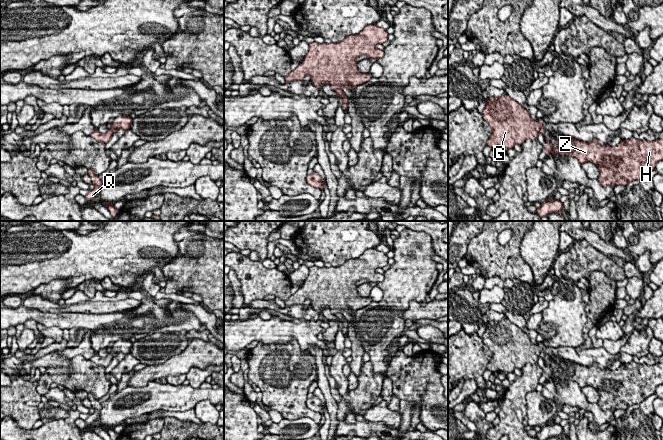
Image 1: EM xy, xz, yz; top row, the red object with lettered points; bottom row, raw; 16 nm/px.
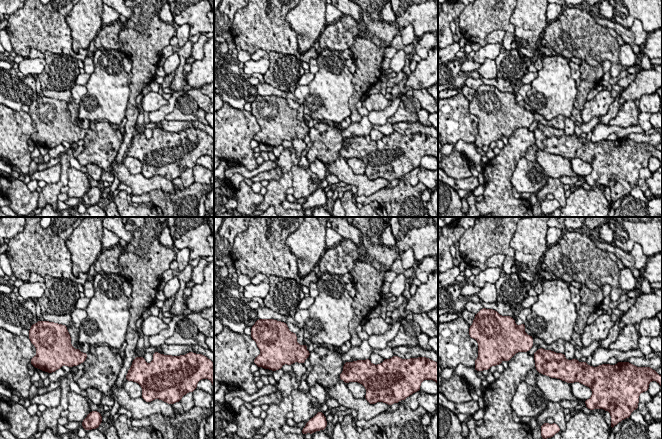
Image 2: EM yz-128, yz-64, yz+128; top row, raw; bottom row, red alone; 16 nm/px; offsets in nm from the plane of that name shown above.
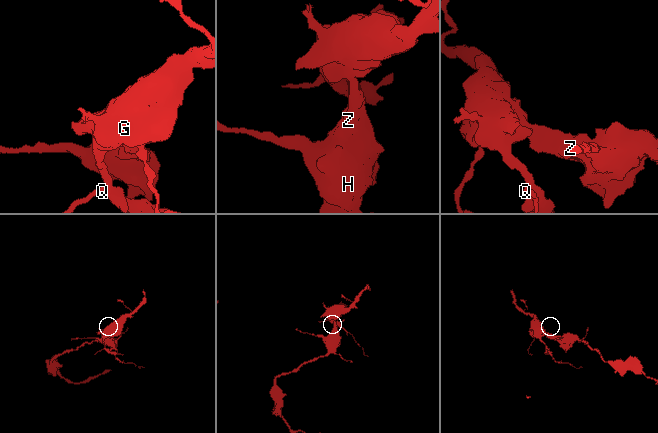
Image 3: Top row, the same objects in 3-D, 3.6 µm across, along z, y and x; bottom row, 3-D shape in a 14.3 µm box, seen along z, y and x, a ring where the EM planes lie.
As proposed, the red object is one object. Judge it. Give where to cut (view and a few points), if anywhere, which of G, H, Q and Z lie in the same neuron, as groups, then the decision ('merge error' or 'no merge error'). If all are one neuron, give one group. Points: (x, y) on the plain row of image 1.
cut xz (340, 312), (335, 314); groups G Q / H Z; merge error

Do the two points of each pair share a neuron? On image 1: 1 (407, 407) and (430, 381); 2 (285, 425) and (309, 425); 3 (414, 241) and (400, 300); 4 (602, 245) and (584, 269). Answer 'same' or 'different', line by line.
1: different
2: same
3: same
4: different

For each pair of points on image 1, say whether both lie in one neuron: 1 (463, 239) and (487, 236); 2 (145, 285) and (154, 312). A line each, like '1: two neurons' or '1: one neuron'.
1: two neurons
2: two neurons

